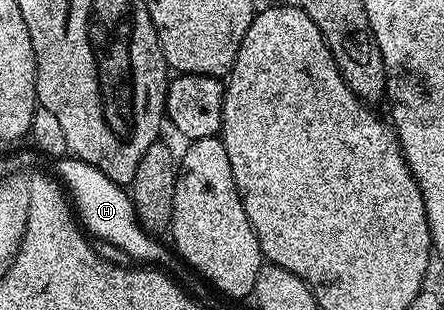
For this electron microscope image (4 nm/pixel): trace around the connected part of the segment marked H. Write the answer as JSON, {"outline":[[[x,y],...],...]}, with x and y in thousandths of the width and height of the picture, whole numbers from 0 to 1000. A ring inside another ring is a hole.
{"outline":[[[160,500],[128,510],[119,532],[128,558],[124,568],[149,613],[173,703],[200,761],[270,803],[288,832],[302,839],[295,845],[315,855],[369,861],[369,852],[387,835],[381,800],[376,810],[356,781],[363,774],[349,771],[318,732],[295,632],[277,600],[257,594],[243,568],[230,561],[207,529],[176,516]]]}

